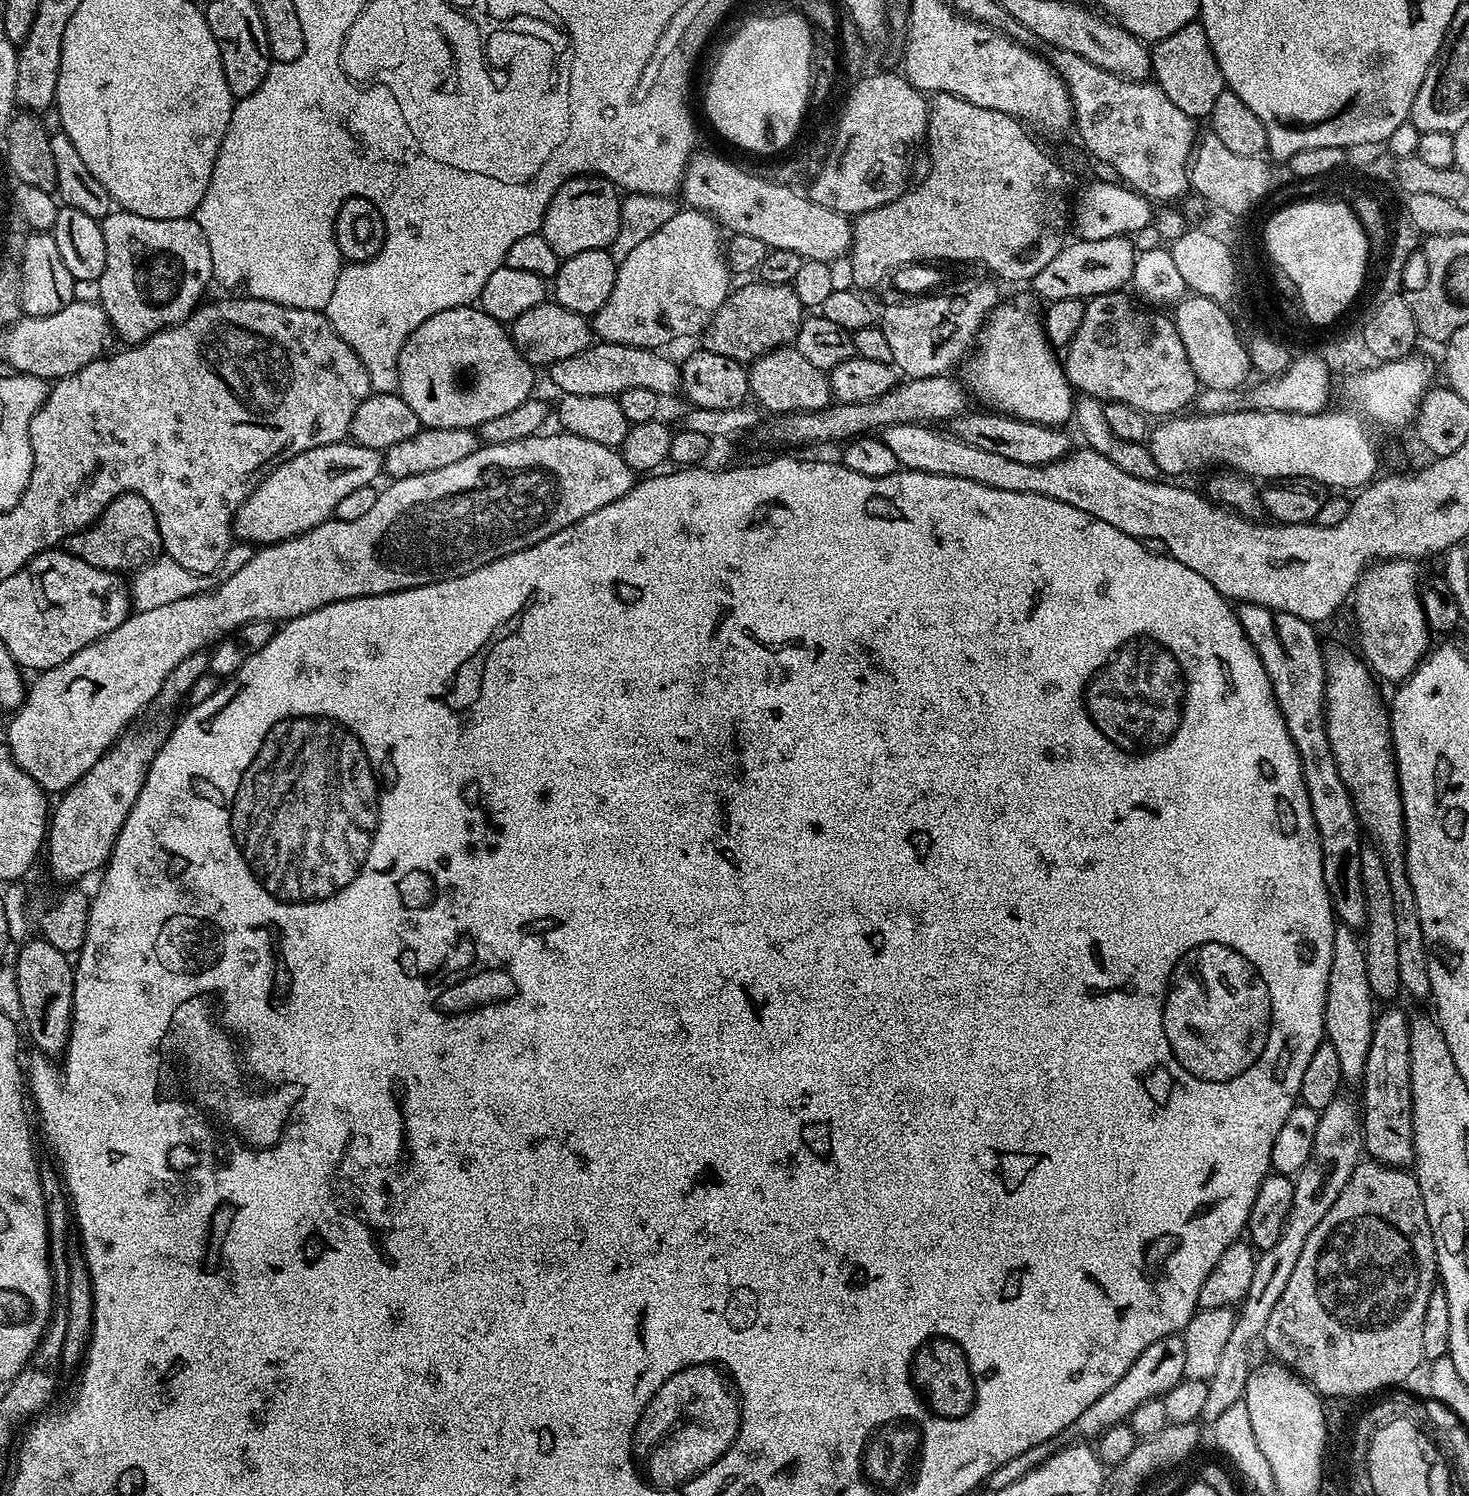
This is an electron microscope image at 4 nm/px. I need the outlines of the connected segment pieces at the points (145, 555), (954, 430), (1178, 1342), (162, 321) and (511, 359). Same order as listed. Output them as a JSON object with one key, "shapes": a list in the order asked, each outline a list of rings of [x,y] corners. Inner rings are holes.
{"shapes":[[[[123,492],[106,505],[95,524],[68,537],[66,551],[74,554],[74,558],[82,558],[82,562],[90,562],[90,566],[95,568],[135,574],[156,561],[164,552],[164,546],[158,518],[146,498],[140,497],[137,492]]],[[[980,410],[984,412],[967,411],[951,421],[951,435],[957,437],[962,442],[966,442],[970,446],[978,446],[978,450],[990,450],[993,454],[1002,454],[1005,458],[1010,458],[1013,462],[1026,462],[1030,466],[1038,466],[1039,464],[1049,464],[1055,460],[1061,460],[1062,457],[1073,451],[1074,443],[1070,437],[1056,426],[1047,424],[1035,424],[1032,420],[1018,420],[1013,416],[997,414],[992,410]]],[[[1183,1335],[1163,1336],[1158,1338],[1158,1342],[1150,1342],[1150,1346],[1146,1346],[1146,1350],[1138,1354],[1134,1366],[1130,1366],[1130,1370],[1126,1370],[1126,1374],[1122,1374],[1122,1378],[1118,1378],[1118,1382],[1114,1382],[1114,1386],[1110,1386],[1110,1390],[1106,1390],[1106,1394],[1098,1398],[1098,1402],[1086,1406],[1086,1410],[1082,1410],[1078,1418],[1074,1418],[1071,1435],[1088,1442],[1099,1438],[1114,1425],[1125,1423],[1128,1417],[1134,1414],[1134,1410],[1142,1406],[1142,1402],[1159,1400],[1170,1390],[1174,1390],[1174,1386],[1178,1386],[1180,1381],[1185,1379],[1185,1368],[1186,1342]]],[[[113,210],[104,217],[100,229],[106,238],[106,266],[98,281],[98,303],[103,308],[113,333],[117,337],[120,335],[125,340],[125,345],[142,344],[165,328],[175,328],[196,311],[205,299],[203,296],[208,283],[213,283],[214,277],[206,234],[202,234],[202,226],[198,226],[194,218],[183,216],[173,220],[159,220],[133,212]]],[[[465,306],[463,308],[451,308],[450,310],[442,310],[438,314],[427,318],[426,322],[422,322],[422,326],[418,326],[408,341],[402,346],[401,354],[397,362],[397,382],[399,384],[398,394],[406,402],[406,406],[410,406],[410,410],[414,410],[414,414],[418,414],[421,425],[426,428],[471,428],[479,429],[481,424],[490,422],[490,418],[498,418],[501,414],[507,414],[509,410],[518,410],[518,406],[522,406],[522,402],[526,402],[532,395],[532,383],[535,382],[536,376],[533,365],[525,360],[524,355],[516,349],[509,329],[505,327],[501,321],[490,318],[490,314],[486,314],[484,309],[479,306]]]]}

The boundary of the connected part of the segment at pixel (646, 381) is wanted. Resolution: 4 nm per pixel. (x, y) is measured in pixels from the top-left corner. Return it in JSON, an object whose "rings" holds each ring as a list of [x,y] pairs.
{"rings":[[[593,343],[574,358],[562,358],[562,362],[547,365],[546,372],[552,384],[563,394],[602,394],[619,397],[622,390],[642,386],[654,390],[660,397],[668,398],[680,386],[680,369],[677,361],[667,360],[659,351],[650,348],[631,348],[621,344]]]}

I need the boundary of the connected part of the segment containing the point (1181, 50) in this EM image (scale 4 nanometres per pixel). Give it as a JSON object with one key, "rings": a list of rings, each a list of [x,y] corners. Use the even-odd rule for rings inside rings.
{"rings":[[[1198,22],[1182,26],[1166,38],[1155,41],[1151,49],[1152,72],[1155,83],[1182,110],[1182,114],[1193,118],[1211,117],[1214,104],[1226,91],[1222,78],[1222,70],[1214,58],[1214,50],[1210,50],[1210,38],[1206,38],[1206,30]]]}

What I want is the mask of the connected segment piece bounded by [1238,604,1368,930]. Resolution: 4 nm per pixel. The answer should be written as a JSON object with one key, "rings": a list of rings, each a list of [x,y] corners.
{"rings":[[[1240,604],[1238,615],[1258,658],[1262,658],[1262,666],[1266,666],[1280,713],[1284,715],[1286,728],[1298,750],[1304,785],[1324,851],[1324,877],[1336,919],[1343,927],[1363,929],[1368,914],[1366,890],[1362,884],[1362,824],[1356,821],[1358,808],[1352,802],[1345,777],[1338,774],[1324,725],[1325,649],[1320,649],[1320,640],[1312,629],[1315,627],[1294,614],[1271,612],[1257,604]]]}

